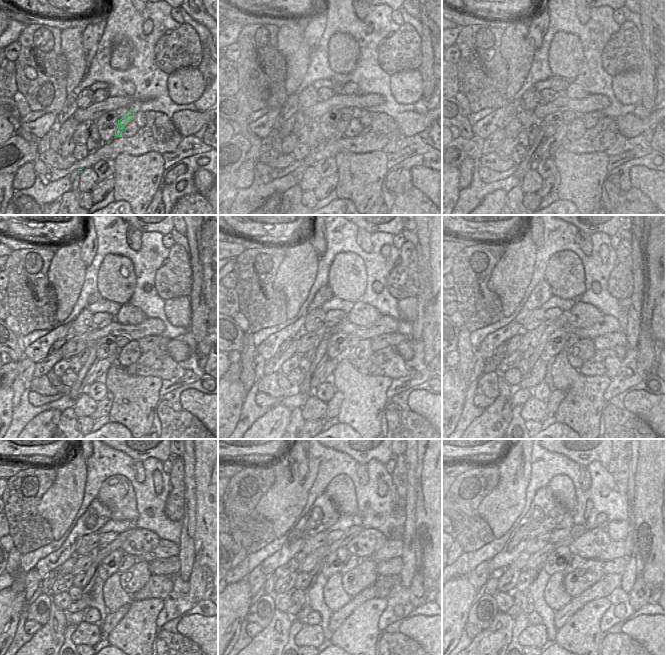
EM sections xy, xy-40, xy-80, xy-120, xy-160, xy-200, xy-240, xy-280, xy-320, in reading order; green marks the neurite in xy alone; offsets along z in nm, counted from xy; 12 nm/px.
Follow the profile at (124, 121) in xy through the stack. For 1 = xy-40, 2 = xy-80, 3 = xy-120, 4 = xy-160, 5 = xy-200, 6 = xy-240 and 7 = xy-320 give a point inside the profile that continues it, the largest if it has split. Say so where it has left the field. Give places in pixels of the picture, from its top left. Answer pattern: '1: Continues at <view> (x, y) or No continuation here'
1: Continues at xy-40 (340, 131)
2: Continues at xy-80 (535, 153)
3: Continues at xy-120 (86, 377)
4: Continues at xy-160 (315, 373)
5: Continues at xy-200 (536, 375)
6: Continues at xy-240 (84, 603)
7: Continues at xy-320 (514, 610)

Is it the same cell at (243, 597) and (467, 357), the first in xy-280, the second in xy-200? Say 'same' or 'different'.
different

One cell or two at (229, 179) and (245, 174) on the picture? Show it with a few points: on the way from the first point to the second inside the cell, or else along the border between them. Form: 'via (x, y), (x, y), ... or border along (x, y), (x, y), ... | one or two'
border along (236, 171), (235, 187), (237, 189) | two

